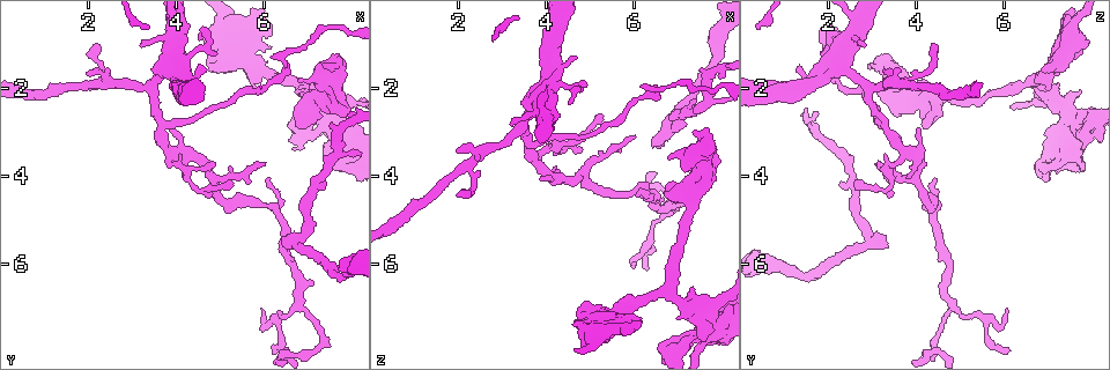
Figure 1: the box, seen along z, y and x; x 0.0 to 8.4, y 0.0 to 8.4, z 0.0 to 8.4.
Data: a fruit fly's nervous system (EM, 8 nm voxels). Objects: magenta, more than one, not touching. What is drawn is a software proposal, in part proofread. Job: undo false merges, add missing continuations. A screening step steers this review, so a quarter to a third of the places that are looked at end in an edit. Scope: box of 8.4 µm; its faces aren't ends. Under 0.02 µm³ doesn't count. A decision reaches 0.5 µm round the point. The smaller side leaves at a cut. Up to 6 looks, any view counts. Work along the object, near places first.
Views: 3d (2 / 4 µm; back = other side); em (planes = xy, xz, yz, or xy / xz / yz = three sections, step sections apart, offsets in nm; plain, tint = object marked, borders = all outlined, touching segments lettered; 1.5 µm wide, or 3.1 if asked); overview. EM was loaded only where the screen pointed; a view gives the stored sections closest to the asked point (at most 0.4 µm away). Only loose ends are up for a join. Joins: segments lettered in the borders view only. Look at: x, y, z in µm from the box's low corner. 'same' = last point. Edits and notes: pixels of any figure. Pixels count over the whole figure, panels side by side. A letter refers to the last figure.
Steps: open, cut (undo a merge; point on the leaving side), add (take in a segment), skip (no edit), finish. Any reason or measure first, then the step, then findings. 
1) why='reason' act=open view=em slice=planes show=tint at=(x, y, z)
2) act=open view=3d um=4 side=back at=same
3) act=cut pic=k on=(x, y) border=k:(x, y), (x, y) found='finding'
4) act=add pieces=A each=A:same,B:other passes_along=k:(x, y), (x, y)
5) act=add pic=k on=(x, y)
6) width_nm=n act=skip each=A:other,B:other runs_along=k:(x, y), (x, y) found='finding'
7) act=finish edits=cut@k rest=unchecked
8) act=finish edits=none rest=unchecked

why='thick end' act=open view=3d um=4 at=(7.60, 3.75, 7.85)

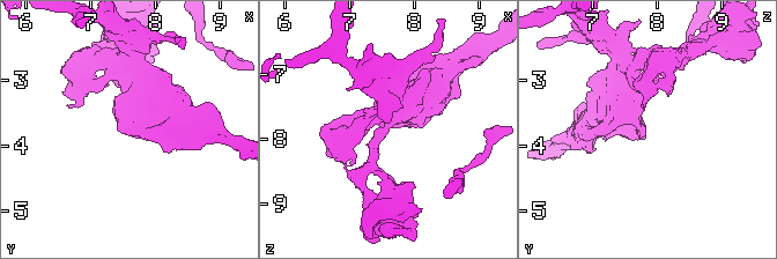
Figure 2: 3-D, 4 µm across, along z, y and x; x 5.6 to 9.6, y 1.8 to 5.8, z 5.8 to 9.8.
why='shape alone is not enough' act=open view=em slice=planes show=borders at=same

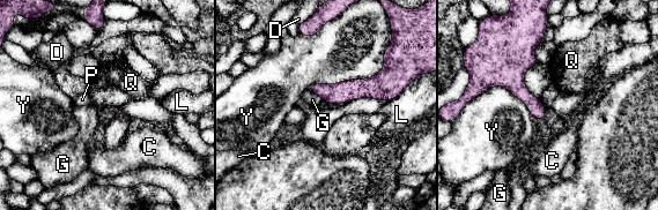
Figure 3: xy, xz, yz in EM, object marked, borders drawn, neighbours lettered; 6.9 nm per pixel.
act=skip each=C:other,D:other,G:other,L:other,P:other,Q:other,Y:other found='no lettered segment goes on from it'

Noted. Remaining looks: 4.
why='branch stops here' act=open view=em slice=xy step=4 show=borders at=(6.45, 5.35, 3.35)

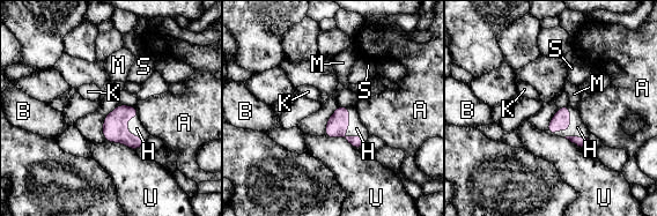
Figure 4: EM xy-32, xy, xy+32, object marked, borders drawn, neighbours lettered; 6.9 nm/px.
why='cut it another way' act=open view=em slice=yz step=4 show=borders at=same

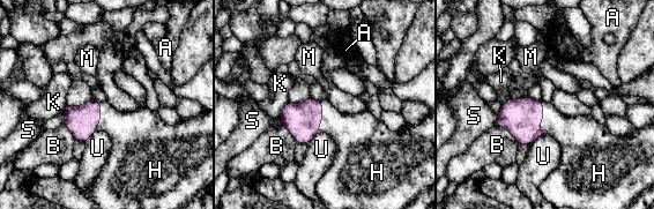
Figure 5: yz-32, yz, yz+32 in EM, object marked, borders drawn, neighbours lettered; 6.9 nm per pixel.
act=add pieces=H each=A:other,B:other,H:same,K:other,M:other,S:other,U:other found='the neuron continues'

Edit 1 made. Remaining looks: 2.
why='sharp bend' act=open view=em slice=xz step=4 show=tint at=(3.90, 3.45, 3.85)

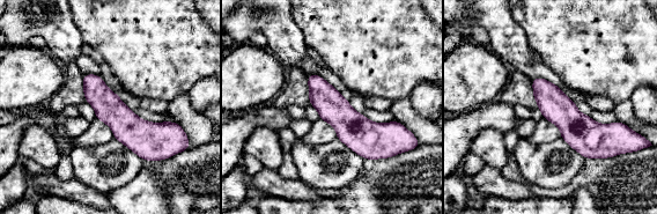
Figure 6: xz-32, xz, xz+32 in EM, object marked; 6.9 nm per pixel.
act=open view=em slice=planes show=borders at=same

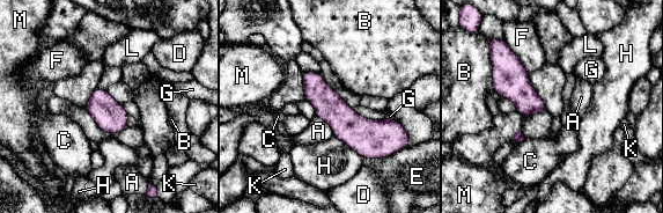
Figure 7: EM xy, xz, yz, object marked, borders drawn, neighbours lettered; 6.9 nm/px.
act=skip each=A:other,B:other,C:other,D:other,E:other,F:other,G:other,H:other,K:other,L:other,M:other found='all the same neuron'

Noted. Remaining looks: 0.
act=finish edits=add@5 rest=unchecked

